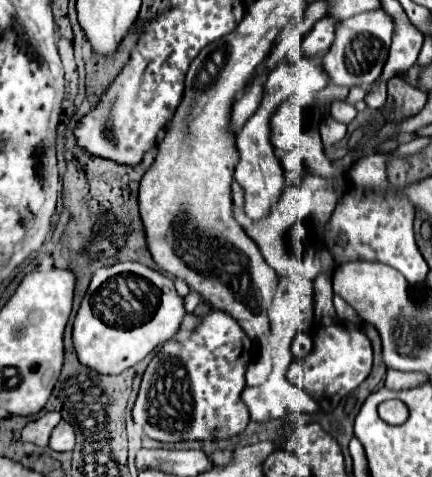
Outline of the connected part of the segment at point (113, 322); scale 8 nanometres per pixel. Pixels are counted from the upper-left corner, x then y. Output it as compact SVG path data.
M133 260L117 262L113 266L103 266L93 274L91 284L81 300L79 312L73 322L73 346L77 358L83 360L83 364L93 368L95 372L121 374L123 370L141 362L157 346L175 338L183 316L185 316L183 298L175 292L175 286L167 276L141 262L133 262Z

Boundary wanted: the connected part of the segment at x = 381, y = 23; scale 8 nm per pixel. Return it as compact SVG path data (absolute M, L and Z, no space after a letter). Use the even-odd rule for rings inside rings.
M383 10L363 12L359 16L337 22L335 40L321 60L323 72L327 72L329 80L337 86L369 88L381 76L391 46L391 36L393 36L393 20Z

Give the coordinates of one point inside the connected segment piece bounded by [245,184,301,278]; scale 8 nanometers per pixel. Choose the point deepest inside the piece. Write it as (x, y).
(268, 233)

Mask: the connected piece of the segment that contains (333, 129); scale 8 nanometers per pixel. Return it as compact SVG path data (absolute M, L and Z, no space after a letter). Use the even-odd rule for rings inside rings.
M327 118L323 124L321 124L321 138L323 138L323 144L325 146L331 146L331 144L337 144L339 140L343 140L347 132L347 126L333 120L333 118Z

